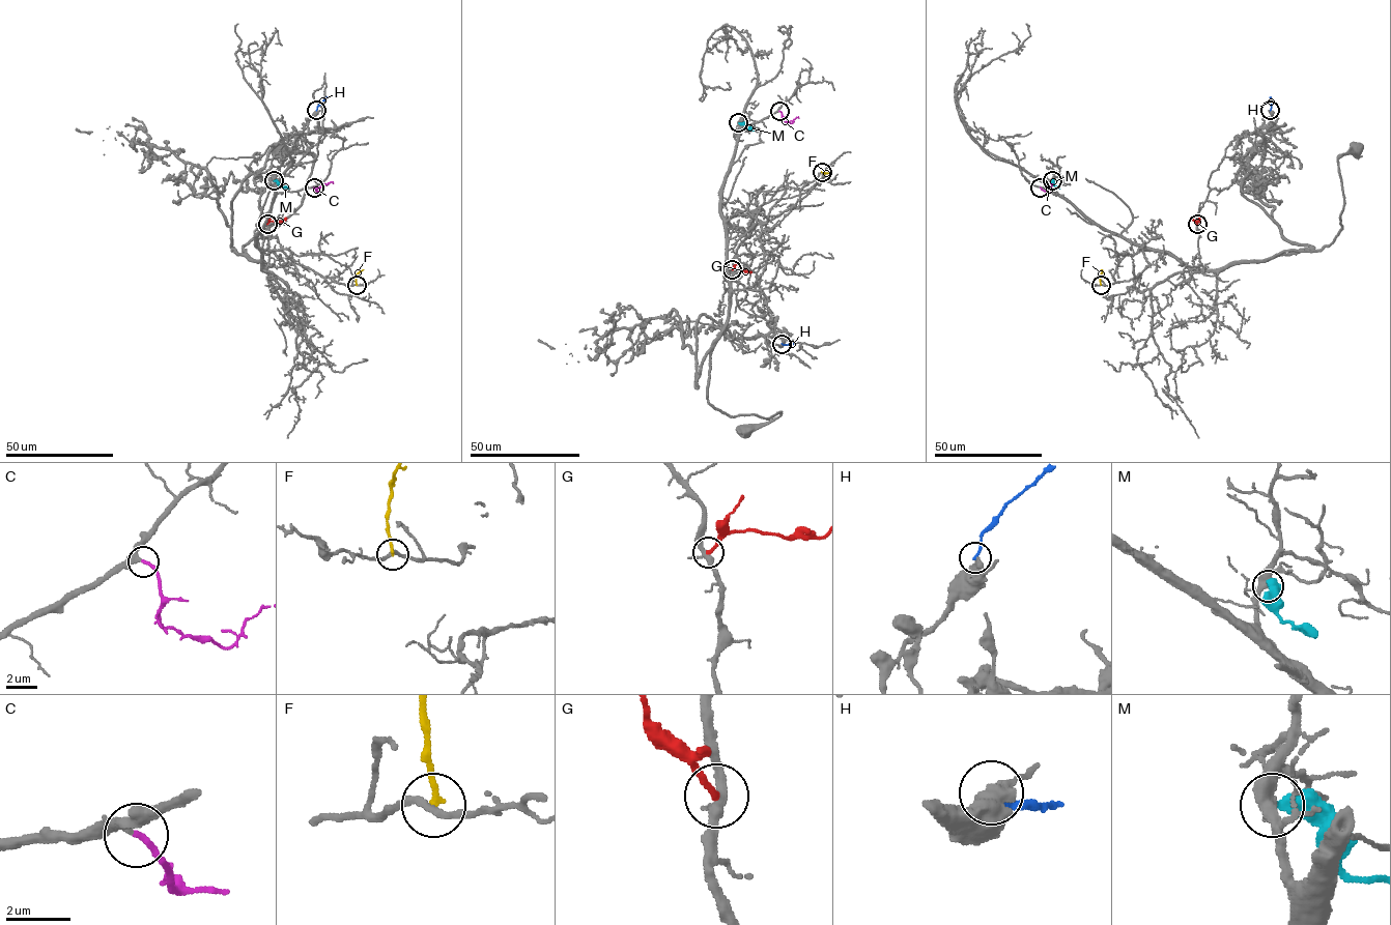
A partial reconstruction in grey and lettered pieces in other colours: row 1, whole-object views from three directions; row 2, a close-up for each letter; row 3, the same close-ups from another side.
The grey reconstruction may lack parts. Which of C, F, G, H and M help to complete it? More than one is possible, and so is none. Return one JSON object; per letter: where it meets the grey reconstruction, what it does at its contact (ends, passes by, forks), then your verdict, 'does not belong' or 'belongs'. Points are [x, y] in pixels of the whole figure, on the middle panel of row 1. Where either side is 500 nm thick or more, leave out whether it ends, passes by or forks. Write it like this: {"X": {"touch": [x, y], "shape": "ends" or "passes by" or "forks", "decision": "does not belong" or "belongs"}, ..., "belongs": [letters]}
{"C": {"touch": [779, 111], "shape": "ends", "decision": "belongs"}, "F": {"touch": [822, 172], "shape": "ends", "decision": "does not belong"}, "G": {"touch": [732, 269], "shape": "ends", "decision": "does not belong"}, "H": {"touch": [782, 344], "shape": "ends", "decision": "does not belong"}, "M": {"touch": [738, 122], "shape": "ends", "decision": "does not belong"}, "belongs": ["C"]}

